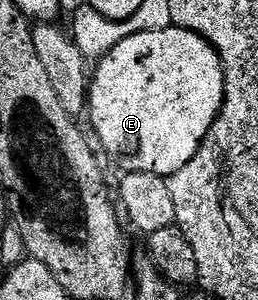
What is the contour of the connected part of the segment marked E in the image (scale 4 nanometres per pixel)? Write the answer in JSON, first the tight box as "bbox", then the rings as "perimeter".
{"bbox":[88,24,224,176],"perimeter":[[[173,24],[157,30],[136,32],[109,54],[97,59],[92,77],[88,82],[88,115],[89,129],[94,129],[93,137],[98,137],[97,145],[102,145],[101,153],[119,162],[123,171],[132,174],[160,174],[169,176],[180,172],[192,156],[200,148],[204,136],[210,131],[210,125],[218,115],[222,101],[224,83],[222,67],[218,55],[208,45],[206,39],[190,30],[185,30]]]}

